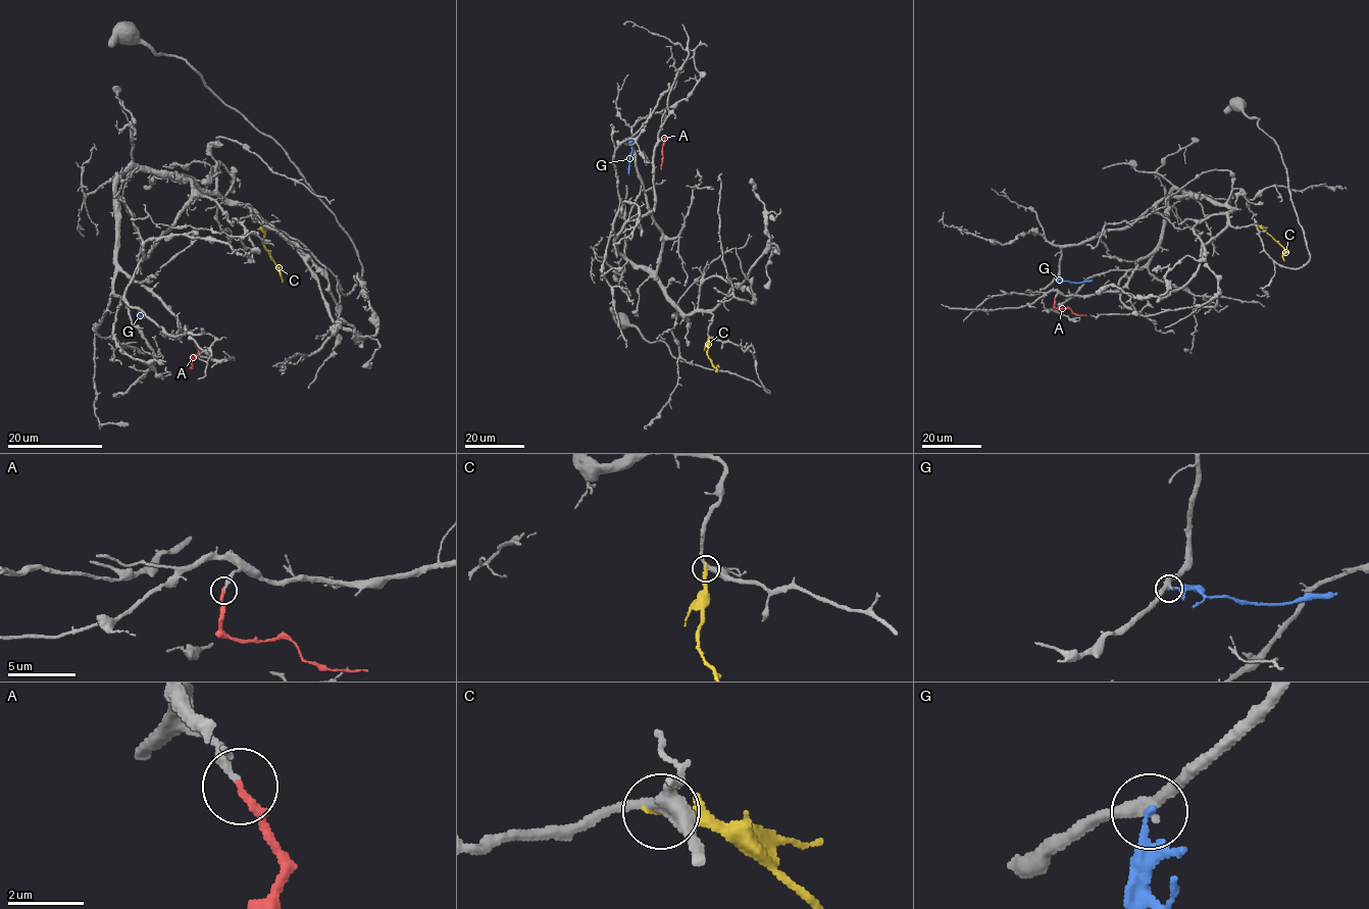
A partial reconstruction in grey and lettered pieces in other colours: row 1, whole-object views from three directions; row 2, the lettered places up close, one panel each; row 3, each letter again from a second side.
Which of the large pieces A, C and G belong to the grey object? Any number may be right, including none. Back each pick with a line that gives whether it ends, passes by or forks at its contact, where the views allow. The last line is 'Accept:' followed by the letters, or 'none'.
A: It ends there
Accept: A

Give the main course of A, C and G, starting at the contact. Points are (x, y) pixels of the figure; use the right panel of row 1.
A: (1055, 298), (1056, 307), (1069, 308), (1073, 313), (1086, 315)
C: (1254, 225), (1260, 225), (1284, 250), (1283, 261)
G: (1055, 279), (1073, 283), (1092, 280)

